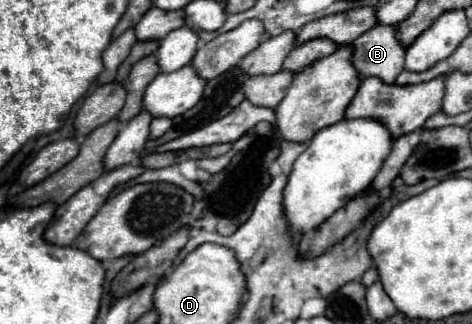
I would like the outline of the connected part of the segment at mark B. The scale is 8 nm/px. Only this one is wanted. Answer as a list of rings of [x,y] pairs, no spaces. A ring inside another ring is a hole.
[[[376,24],[368,32],[364,32],[352,44],[352,66],[356,68],[360,78],[380,78],[384,84],[394,84],[396,76],[404,70],[404,48],[394,38],[394,26],[380,26]]]

